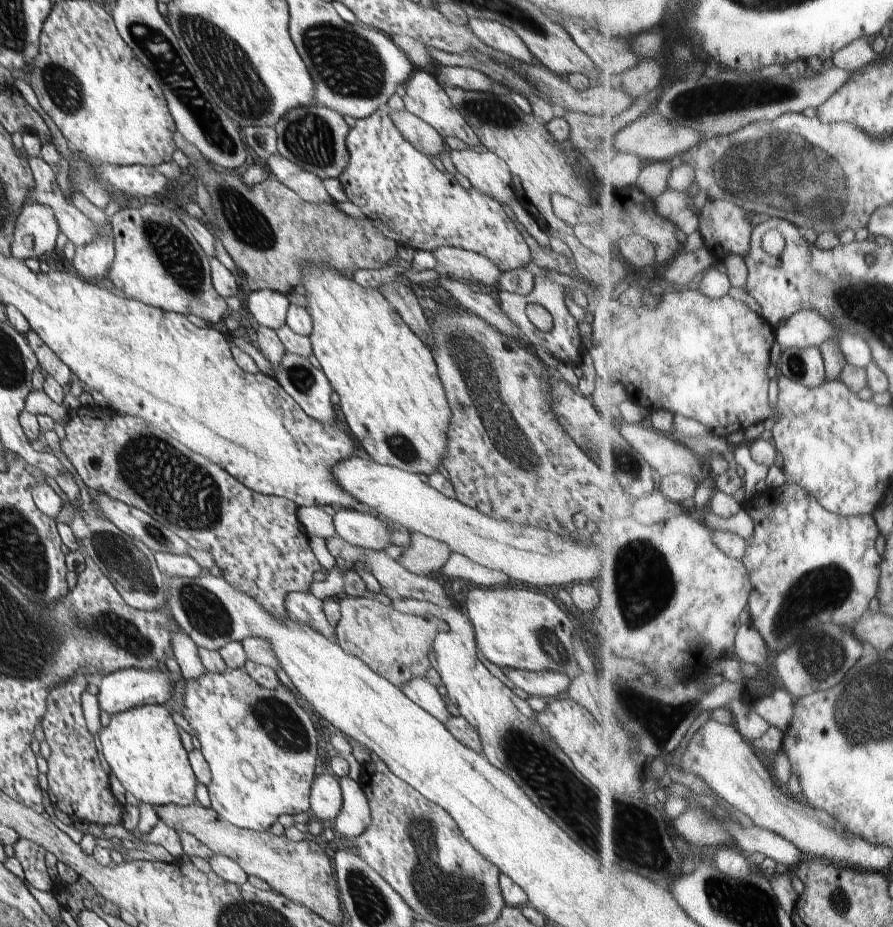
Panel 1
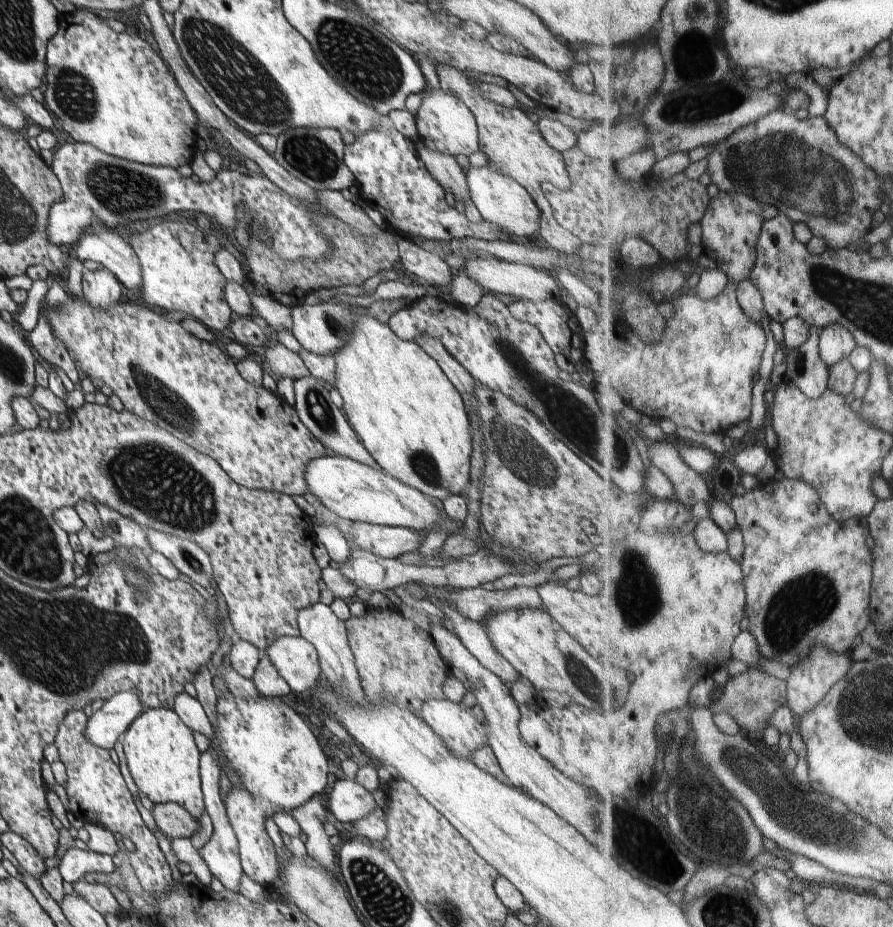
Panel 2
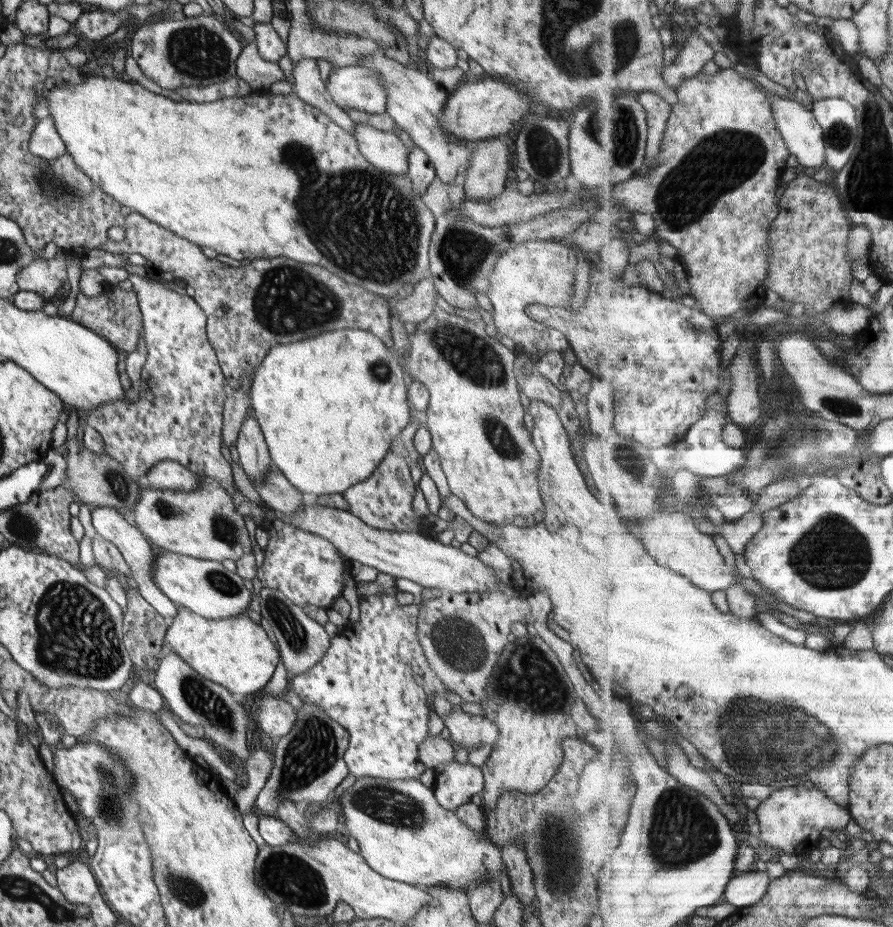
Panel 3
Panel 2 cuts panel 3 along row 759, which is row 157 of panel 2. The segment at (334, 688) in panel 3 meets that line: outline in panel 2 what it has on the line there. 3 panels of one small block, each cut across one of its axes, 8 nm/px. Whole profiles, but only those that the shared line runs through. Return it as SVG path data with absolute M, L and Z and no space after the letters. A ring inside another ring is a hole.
M389 124L376 126L374 130L364 132L352 144L346 145L344 162L356 178L360 198L379 210L386 224L403 238L416 236L438 242L462 238L511 241L511 236L504 234L488 220L474 224L462 212L449 206L444 197L444 188L432 178L420 160L415 144Z

